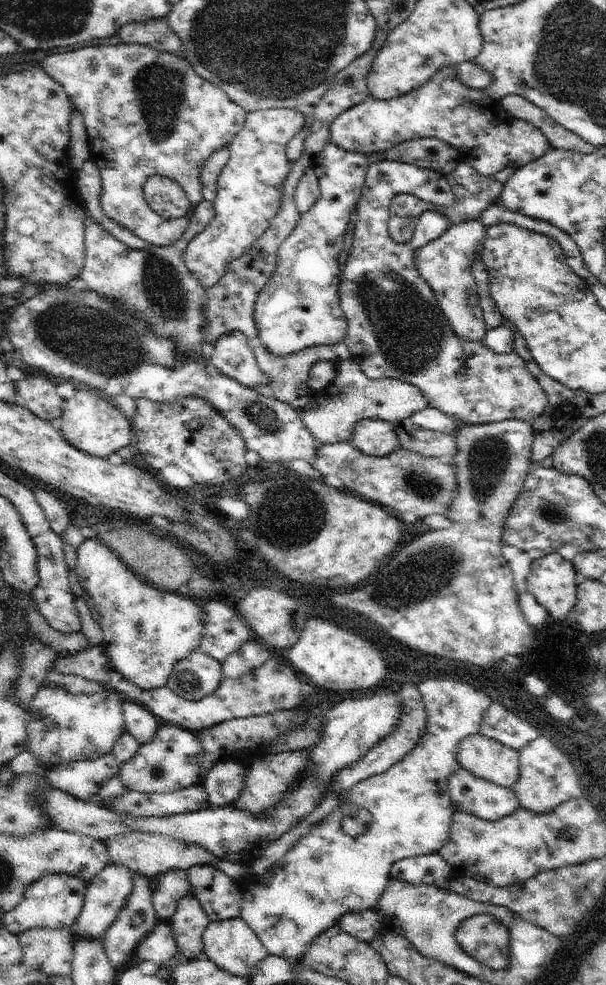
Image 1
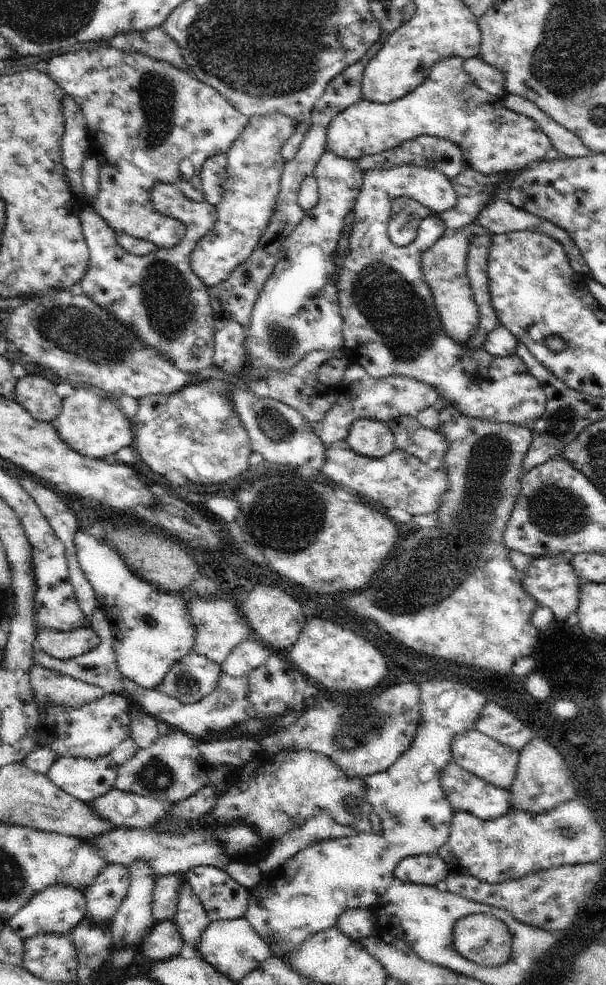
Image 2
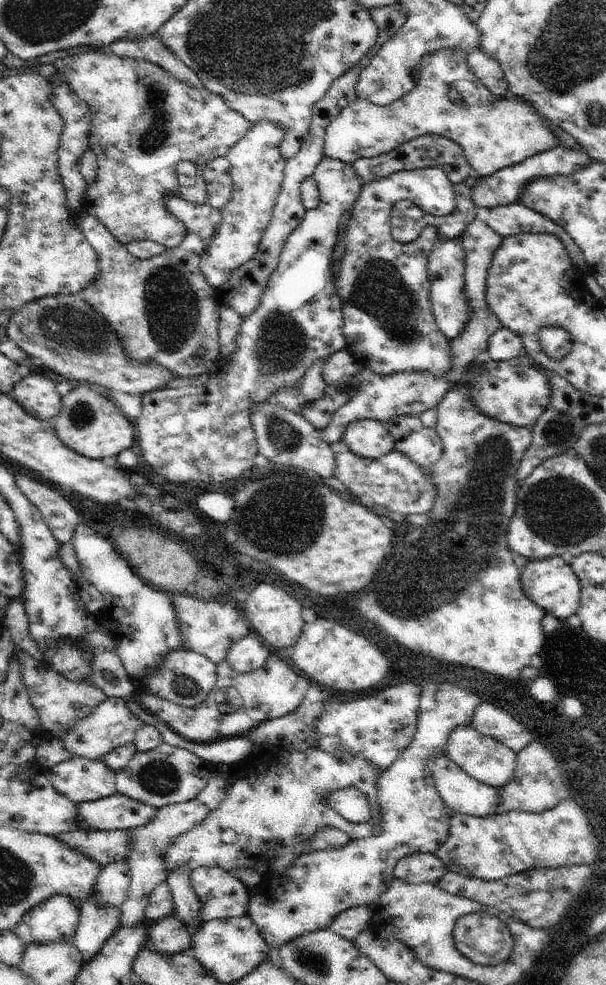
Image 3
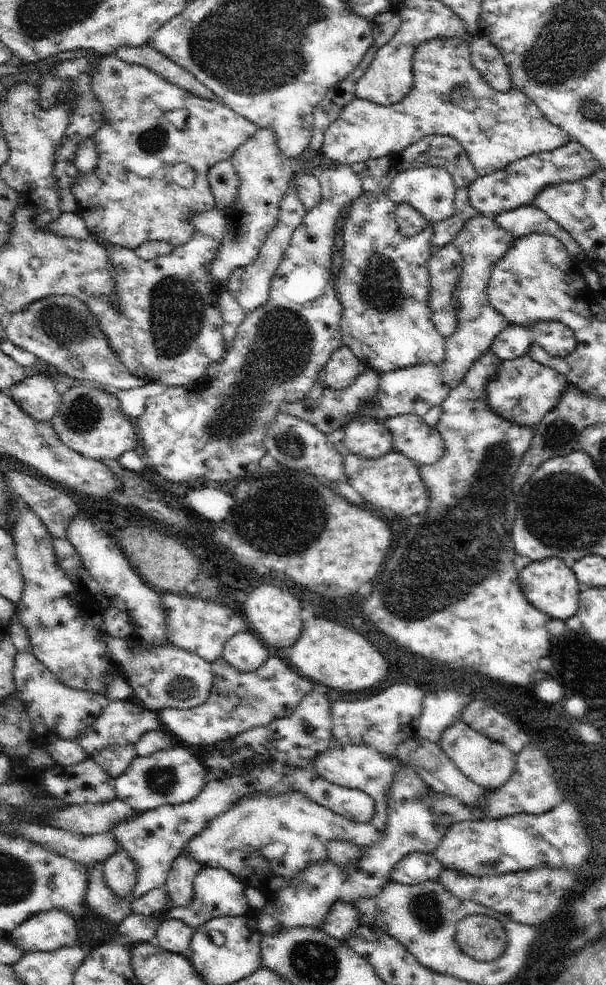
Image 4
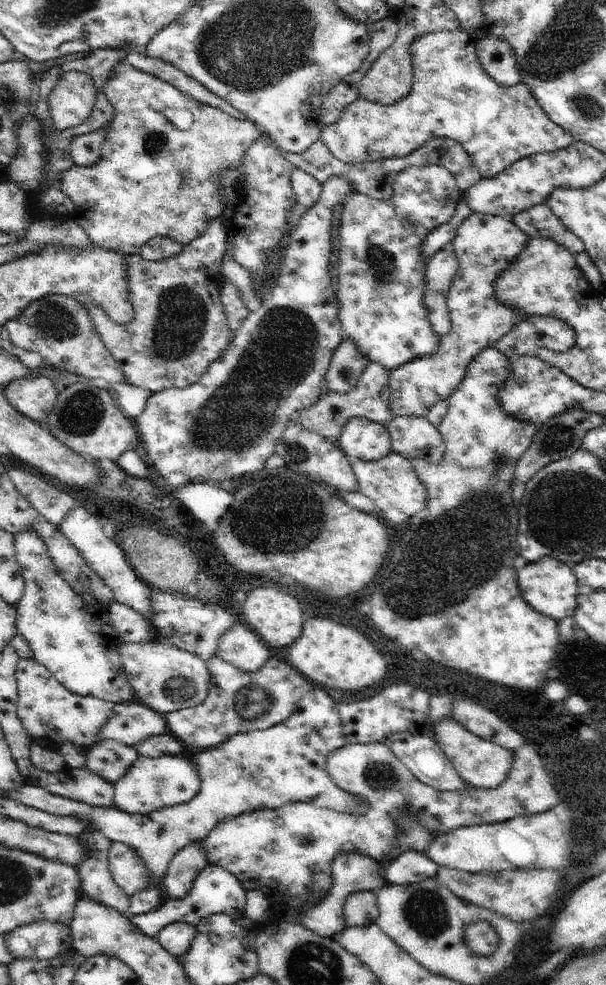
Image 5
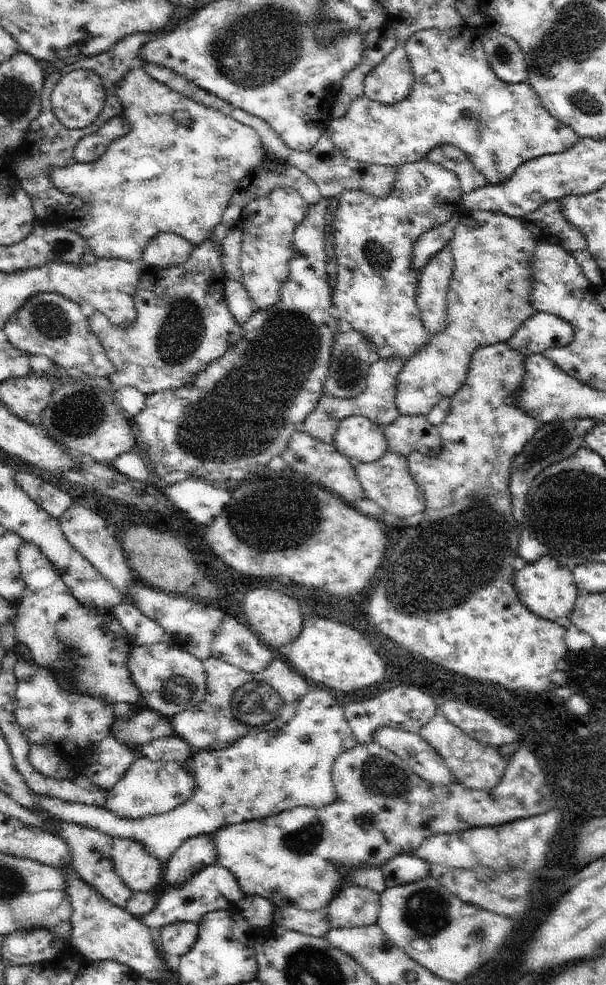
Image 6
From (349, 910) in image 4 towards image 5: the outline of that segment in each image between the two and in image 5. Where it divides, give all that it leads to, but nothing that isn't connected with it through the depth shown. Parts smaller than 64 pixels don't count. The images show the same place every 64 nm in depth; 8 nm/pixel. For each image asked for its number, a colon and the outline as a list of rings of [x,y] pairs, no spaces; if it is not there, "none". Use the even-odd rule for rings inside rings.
5: [[[339,854],[333,862],[331,862],[331,878],[333,878],[333,888],[329,892],[329,896],[319,902],[317,906],[313,906],[311,910],[303,910],[303,912],[295,912],[295,910],[285,910],[283,912],[283,920],[289,924],[297,924],[307,928],[309,932],[321,936],[321,938],[333,938],[333,934],[341,932],[345,928],[345,922],[341,918],[341,906],[345,904],[345,898],[349,894],[355,892],[377,892],[385,886],[385,876],[379,868],[379,864],[371,858],[359,856],[359,854]]]

